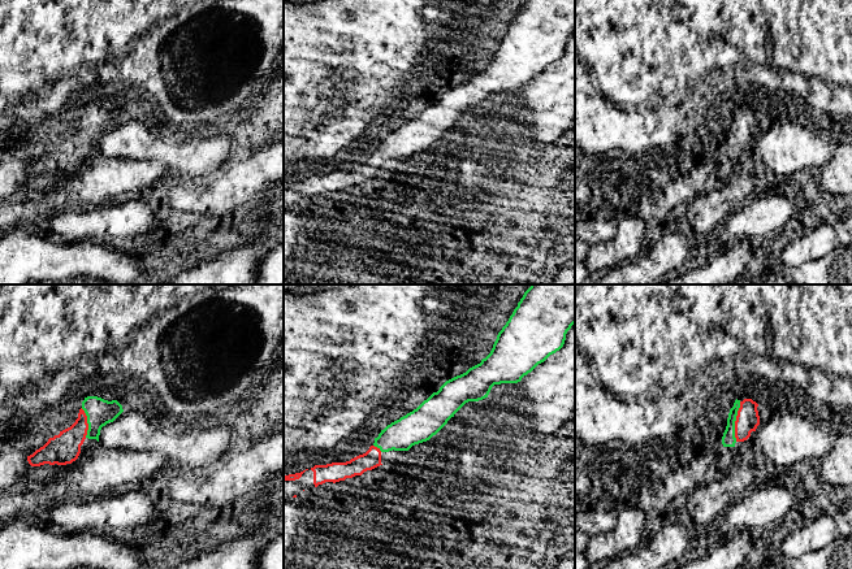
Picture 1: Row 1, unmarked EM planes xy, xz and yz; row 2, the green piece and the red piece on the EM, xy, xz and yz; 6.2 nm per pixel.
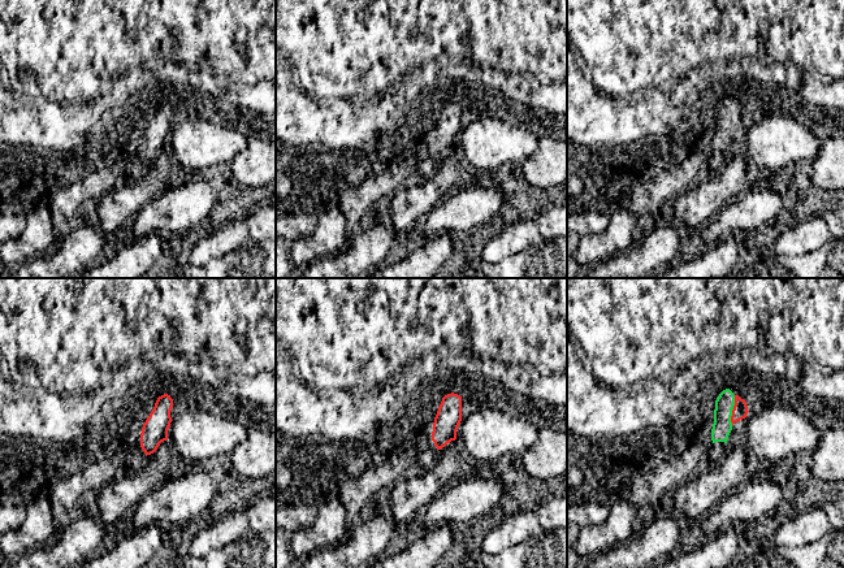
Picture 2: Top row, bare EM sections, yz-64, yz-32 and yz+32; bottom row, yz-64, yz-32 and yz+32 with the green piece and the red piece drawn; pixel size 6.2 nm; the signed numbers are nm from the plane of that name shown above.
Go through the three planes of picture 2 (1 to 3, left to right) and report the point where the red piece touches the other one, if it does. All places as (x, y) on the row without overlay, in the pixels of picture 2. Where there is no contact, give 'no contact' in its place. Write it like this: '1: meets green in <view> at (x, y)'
1: no contact
2: no contact
3: meets green in yz+32 at (732, 117)

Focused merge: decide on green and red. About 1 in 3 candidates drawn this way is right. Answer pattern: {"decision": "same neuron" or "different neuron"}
{"decision": "same neuron"}

